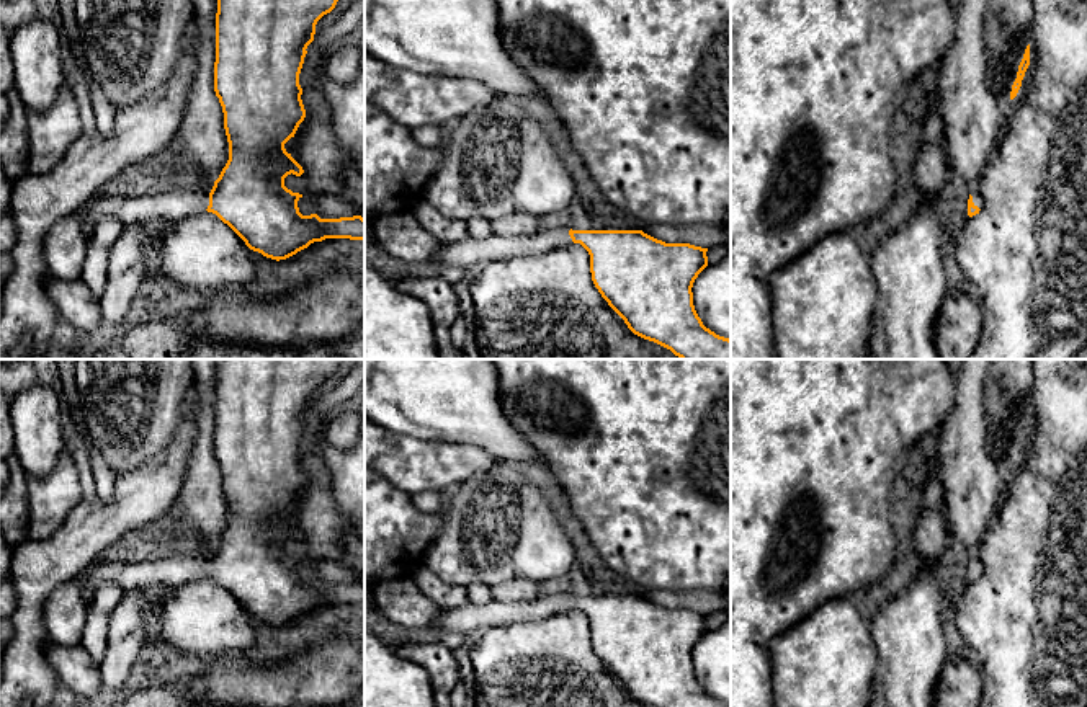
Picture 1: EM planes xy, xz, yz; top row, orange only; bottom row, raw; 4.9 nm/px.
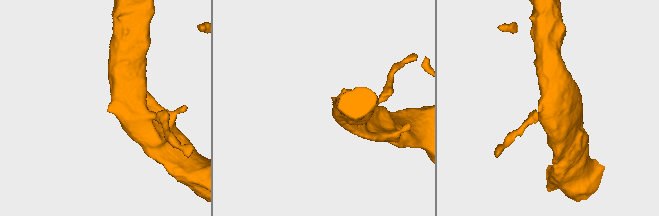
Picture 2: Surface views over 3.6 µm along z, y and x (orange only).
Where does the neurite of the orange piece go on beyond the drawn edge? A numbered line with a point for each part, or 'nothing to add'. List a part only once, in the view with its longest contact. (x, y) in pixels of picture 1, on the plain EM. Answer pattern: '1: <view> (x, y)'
1: xy (177, 567)

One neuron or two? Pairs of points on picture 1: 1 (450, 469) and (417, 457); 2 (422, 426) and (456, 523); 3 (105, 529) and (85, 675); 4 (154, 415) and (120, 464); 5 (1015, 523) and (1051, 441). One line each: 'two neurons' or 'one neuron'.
1: one neuron
2: two neurons
3: two neurons
4: one neuron
5: one neuron

